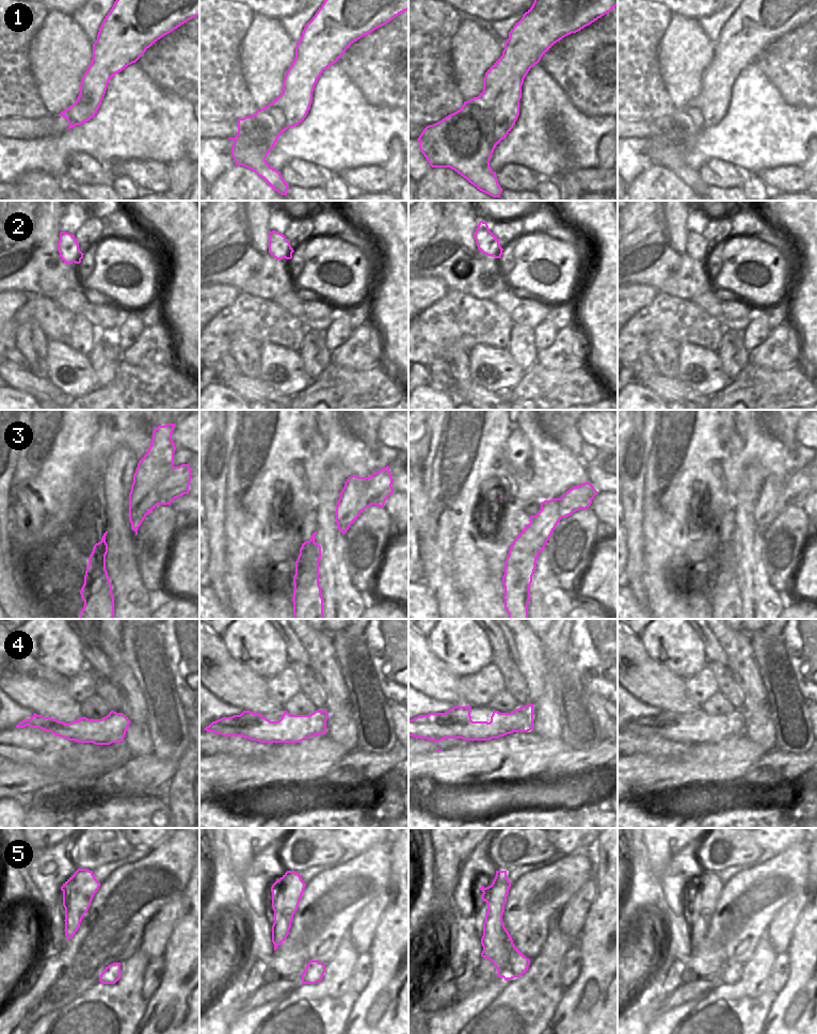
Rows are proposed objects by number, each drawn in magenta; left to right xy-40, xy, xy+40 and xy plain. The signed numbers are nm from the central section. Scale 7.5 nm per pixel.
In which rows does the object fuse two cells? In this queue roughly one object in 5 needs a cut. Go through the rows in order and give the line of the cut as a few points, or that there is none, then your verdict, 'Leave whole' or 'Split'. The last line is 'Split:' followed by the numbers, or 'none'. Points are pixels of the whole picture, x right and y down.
1: No split. Leave whole
2: No split. Leave whole
3: Split along xy-40 (174, 466), (157, 489), (156, 504). Split
4: Split along xy+40 (448, 712), (448, 717), (445, 719), (427, 720), (414, 736). Split
5: Split along xy (319, 963), (305, 969). Split
Split: 3, 4, 5

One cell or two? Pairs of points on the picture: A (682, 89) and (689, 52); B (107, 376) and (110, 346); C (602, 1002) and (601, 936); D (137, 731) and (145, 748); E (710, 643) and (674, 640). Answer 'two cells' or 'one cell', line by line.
A: one cell
B: one cell
C: one cell
D: one cell
E: two cells

